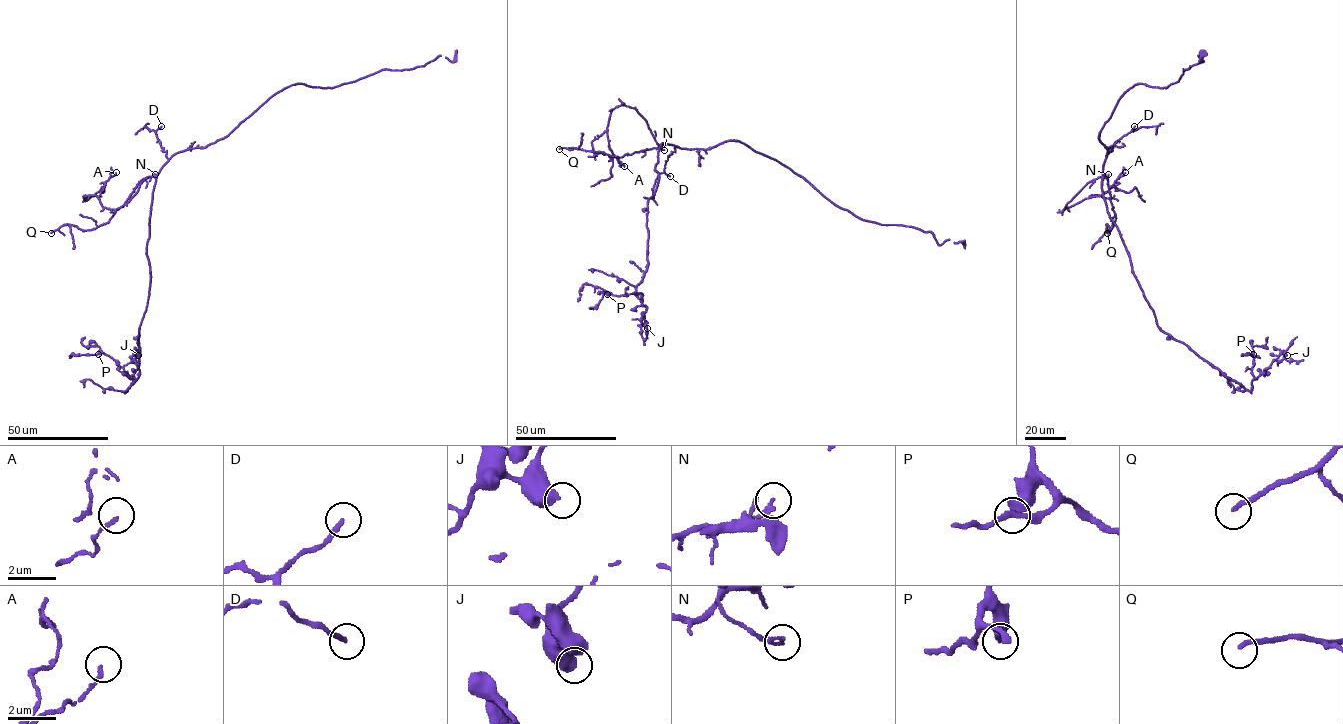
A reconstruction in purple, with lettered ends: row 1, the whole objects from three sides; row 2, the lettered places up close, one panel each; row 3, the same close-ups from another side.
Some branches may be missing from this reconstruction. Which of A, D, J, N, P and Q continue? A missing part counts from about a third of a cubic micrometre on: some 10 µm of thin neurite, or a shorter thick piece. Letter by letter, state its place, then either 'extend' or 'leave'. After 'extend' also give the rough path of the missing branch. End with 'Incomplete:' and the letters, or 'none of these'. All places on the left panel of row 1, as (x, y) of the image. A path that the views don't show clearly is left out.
A: at (116, 172); leave
D: at (161, 126); leave
J: at (138, 355); leave
N: at (155, 174); leave
P: at (98, 354); leave
Q: at (51, 233); leave
Incomplete: none of these

